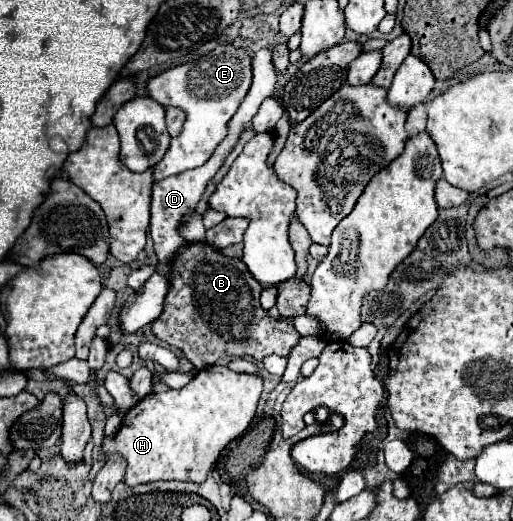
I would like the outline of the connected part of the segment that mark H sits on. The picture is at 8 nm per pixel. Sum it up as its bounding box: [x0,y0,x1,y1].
[100,365,262,487]

